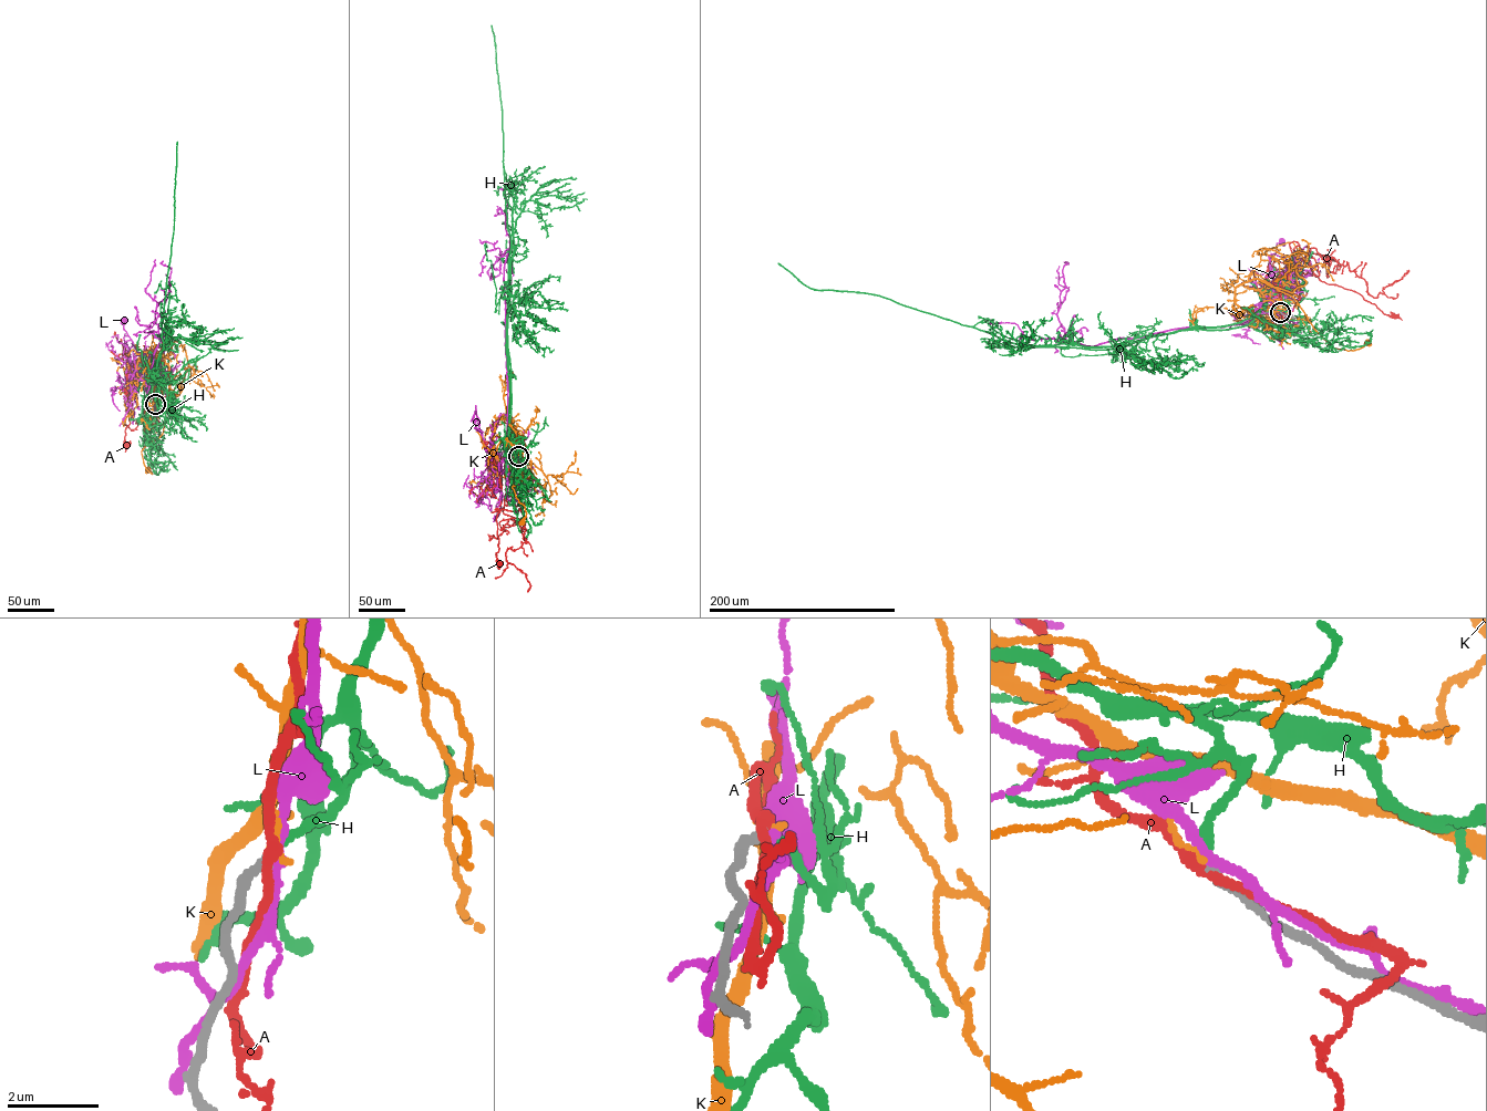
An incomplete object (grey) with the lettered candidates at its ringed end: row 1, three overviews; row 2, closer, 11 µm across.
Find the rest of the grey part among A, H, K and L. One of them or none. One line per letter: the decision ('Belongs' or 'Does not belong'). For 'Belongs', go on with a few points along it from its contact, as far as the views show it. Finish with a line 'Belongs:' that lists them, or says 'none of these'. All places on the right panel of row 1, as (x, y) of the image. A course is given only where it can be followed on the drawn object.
A: Does not belong
H: Belongs. Its course: (1280, 312), (1269, 308), (1239, 322), (1153, 335), (1119, 348), (1016, 344), (879, 296), (814, 290), (778, 262)
K: Does not belong
L: Does not belong
Belongs: H

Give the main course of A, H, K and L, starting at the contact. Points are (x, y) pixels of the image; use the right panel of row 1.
A: (1280, 312), (1277, 294), (1302, 283), (1293, 267), (1299, 258), (1321, 280), (1395, 315)
H: (1280, 312), (1269, 308), (1239, 322), (1153, 335), (1119, 348), (1016, 344), (879, 296), (814, 290), (778, 262)
K: (1280, 312), (1242, 309), (1235, 289), (1257, 279), (1290, 296), (1333, 348), (1353, 350), (1367, 342)
L: (1280, 312), (1271, 303), (1281, 283), (1265, 281), (1262, 286), (1268, 289), (1274, 284), (1268, 265), (1281, 241)

